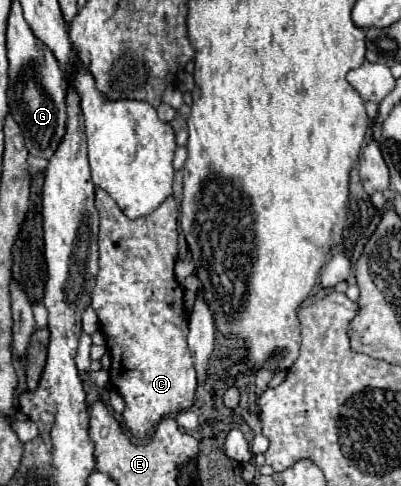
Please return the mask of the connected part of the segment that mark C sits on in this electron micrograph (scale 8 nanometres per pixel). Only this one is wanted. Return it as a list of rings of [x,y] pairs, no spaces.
[[[96,188],[96,210],[100,216],[100,270],[90,306],[98,314],[100,330],[108,338],[112,354],[110,380],[126,402],[126,410],[122,414],[124,426],[134,436],[144,438],[164,416],[190,408],[196,392],[196,370],[186,346],[188,324],[184,324],[184,292],[174,276],[174,262],[178,254],[178,208],[170,196],[152,214],[130,220],[108,196],[108,192]]]

